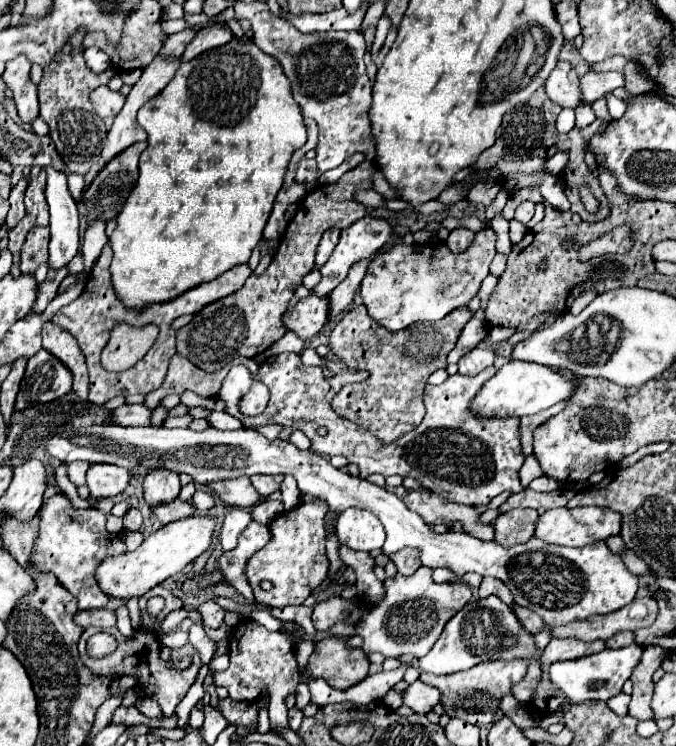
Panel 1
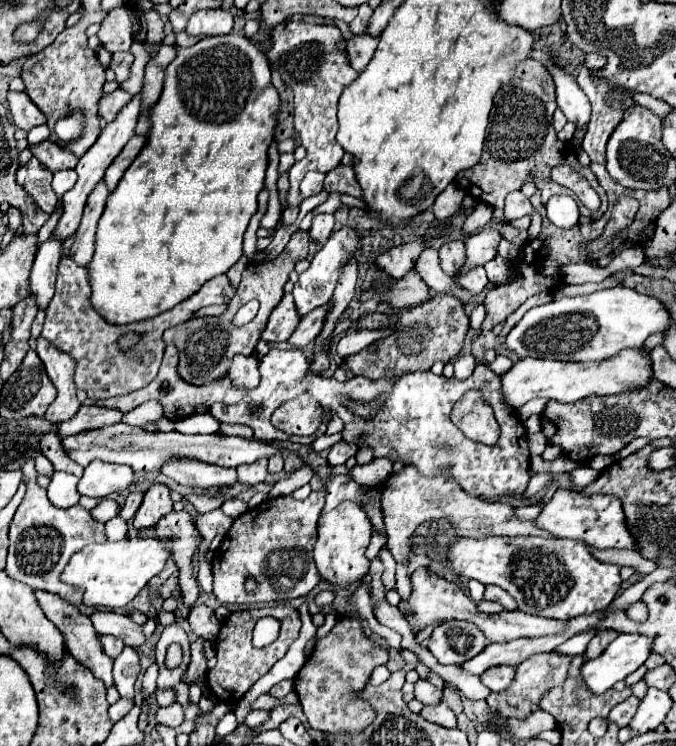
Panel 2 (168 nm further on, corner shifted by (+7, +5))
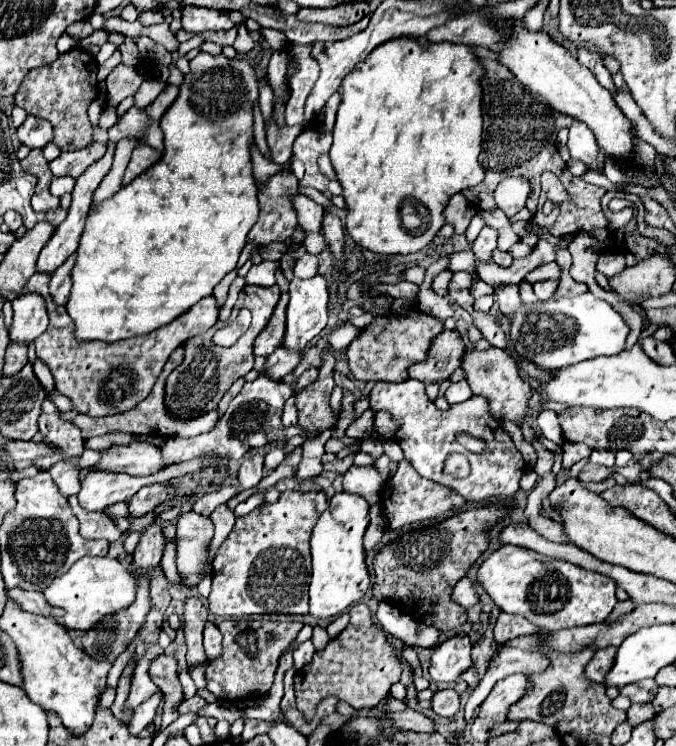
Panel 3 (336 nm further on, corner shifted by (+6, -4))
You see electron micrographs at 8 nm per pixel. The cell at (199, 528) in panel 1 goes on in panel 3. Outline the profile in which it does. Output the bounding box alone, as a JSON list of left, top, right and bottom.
[43,556,137,630]

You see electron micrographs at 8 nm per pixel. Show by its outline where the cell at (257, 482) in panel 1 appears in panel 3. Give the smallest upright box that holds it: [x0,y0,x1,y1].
[237,454,263,490]

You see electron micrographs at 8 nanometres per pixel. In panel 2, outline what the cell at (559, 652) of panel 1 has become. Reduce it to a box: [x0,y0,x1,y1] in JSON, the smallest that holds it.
[486,653,570,717]

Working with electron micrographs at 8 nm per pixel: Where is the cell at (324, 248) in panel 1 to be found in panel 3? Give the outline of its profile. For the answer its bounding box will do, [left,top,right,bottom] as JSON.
[293,194,325,232]

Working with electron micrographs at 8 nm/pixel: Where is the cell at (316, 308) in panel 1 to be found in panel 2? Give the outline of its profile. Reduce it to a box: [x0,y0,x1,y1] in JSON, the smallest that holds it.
[260,293,300,341]

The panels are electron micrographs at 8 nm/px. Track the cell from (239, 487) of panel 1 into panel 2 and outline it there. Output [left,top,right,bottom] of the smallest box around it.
[160,459,238,489]

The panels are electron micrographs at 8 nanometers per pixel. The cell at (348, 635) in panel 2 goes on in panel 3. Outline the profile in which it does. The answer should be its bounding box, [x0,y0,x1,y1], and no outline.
[295,604,403,720]

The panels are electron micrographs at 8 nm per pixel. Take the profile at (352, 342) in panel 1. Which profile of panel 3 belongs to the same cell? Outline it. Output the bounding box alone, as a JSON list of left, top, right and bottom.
[409,330,465,382]

